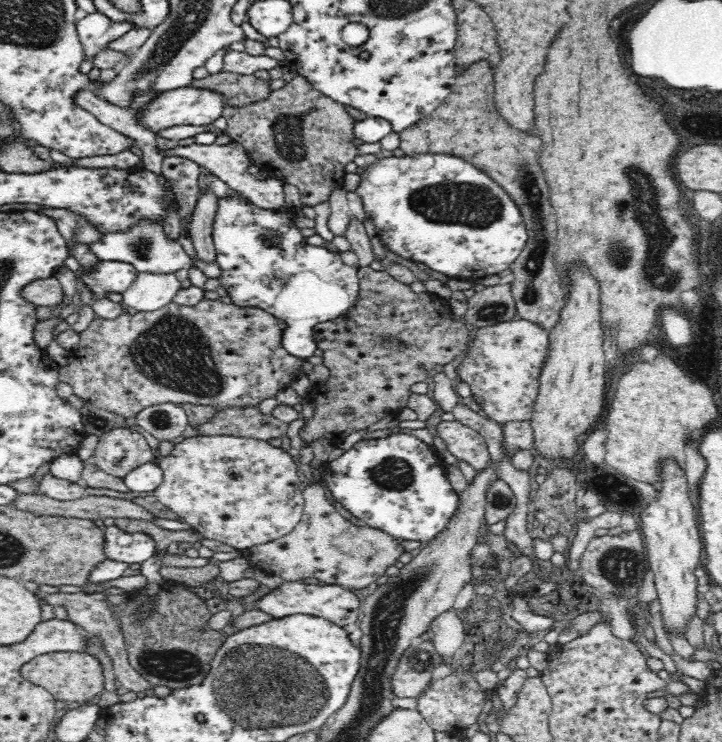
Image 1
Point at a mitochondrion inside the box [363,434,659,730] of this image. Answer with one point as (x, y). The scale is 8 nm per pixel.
(621, 567)

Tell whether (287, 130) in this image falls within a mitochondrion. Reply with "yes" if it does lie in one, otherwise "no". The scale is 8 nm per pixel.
yes

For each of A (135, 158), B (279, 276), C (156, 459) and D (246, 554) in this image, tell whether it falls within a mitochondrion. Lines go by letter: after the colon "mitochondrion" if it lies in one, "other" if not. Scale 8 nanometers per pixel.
A: other
B: mitochondrion
C: other
D: other

